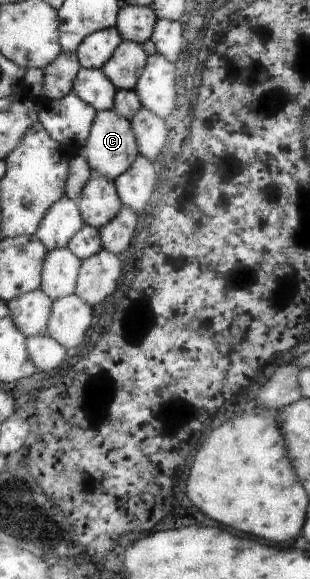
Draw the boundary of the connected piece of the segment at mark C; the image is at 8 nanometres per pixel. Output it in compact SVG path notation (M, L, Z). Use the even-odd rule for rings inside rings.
M114 110L98 112L84 148L91 172L96 171L109 181L115 181L123 172L130 170L132 163L139 156L138 142L131 128L131 121Z

